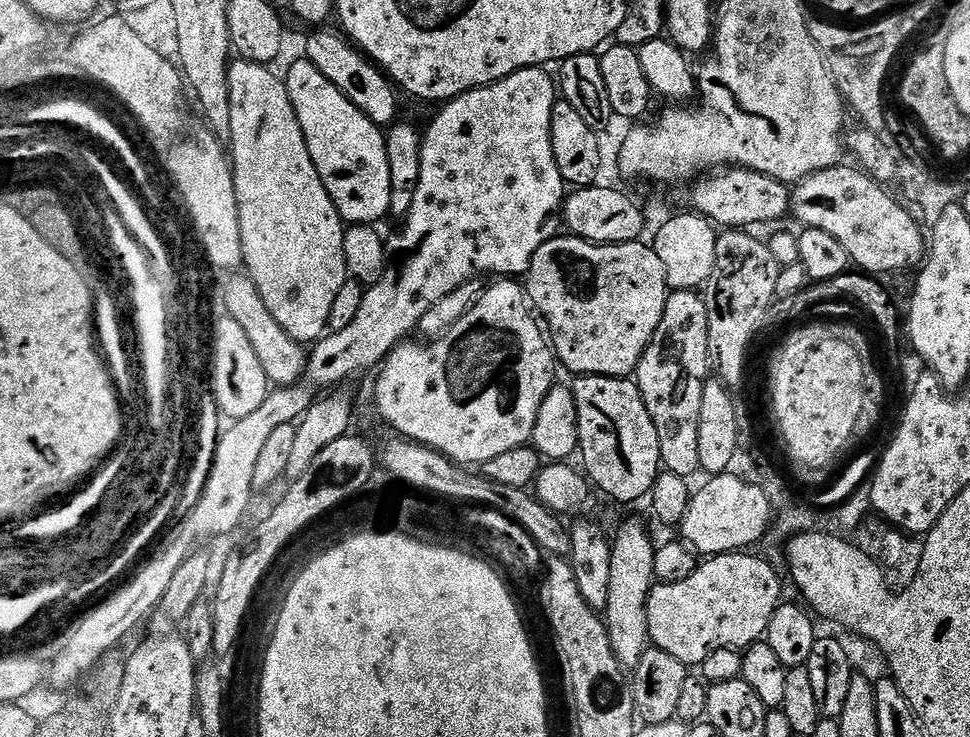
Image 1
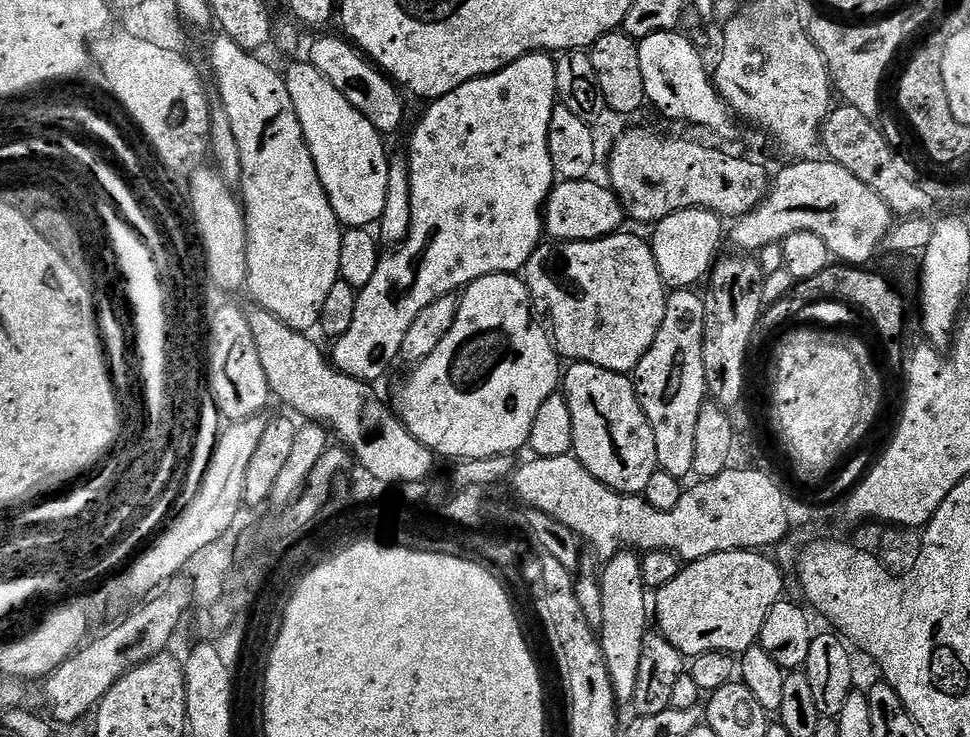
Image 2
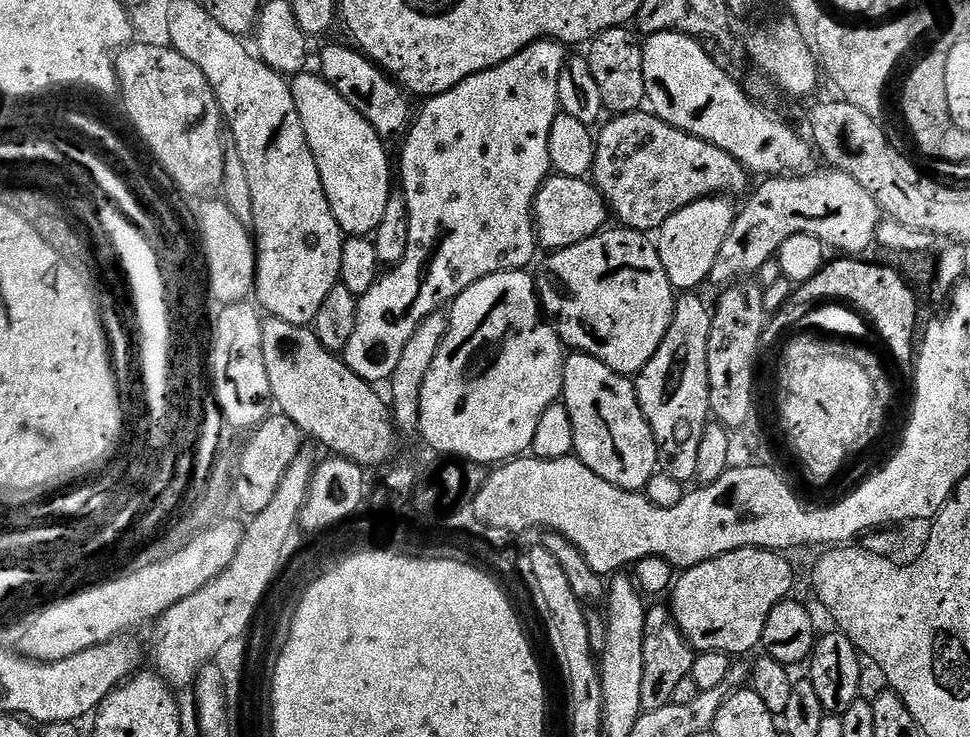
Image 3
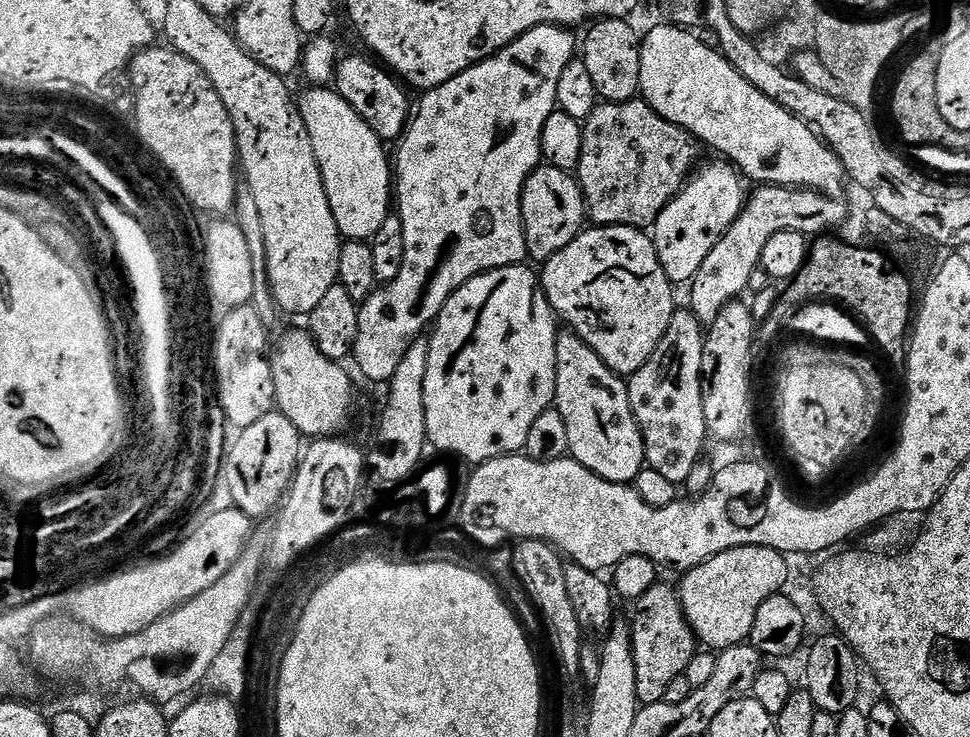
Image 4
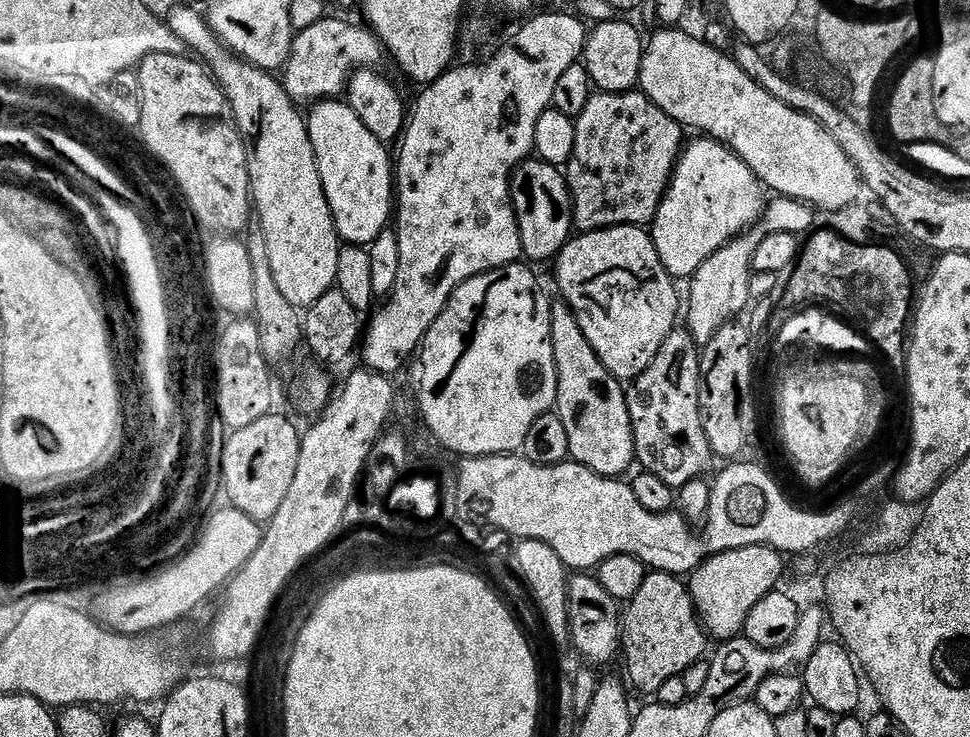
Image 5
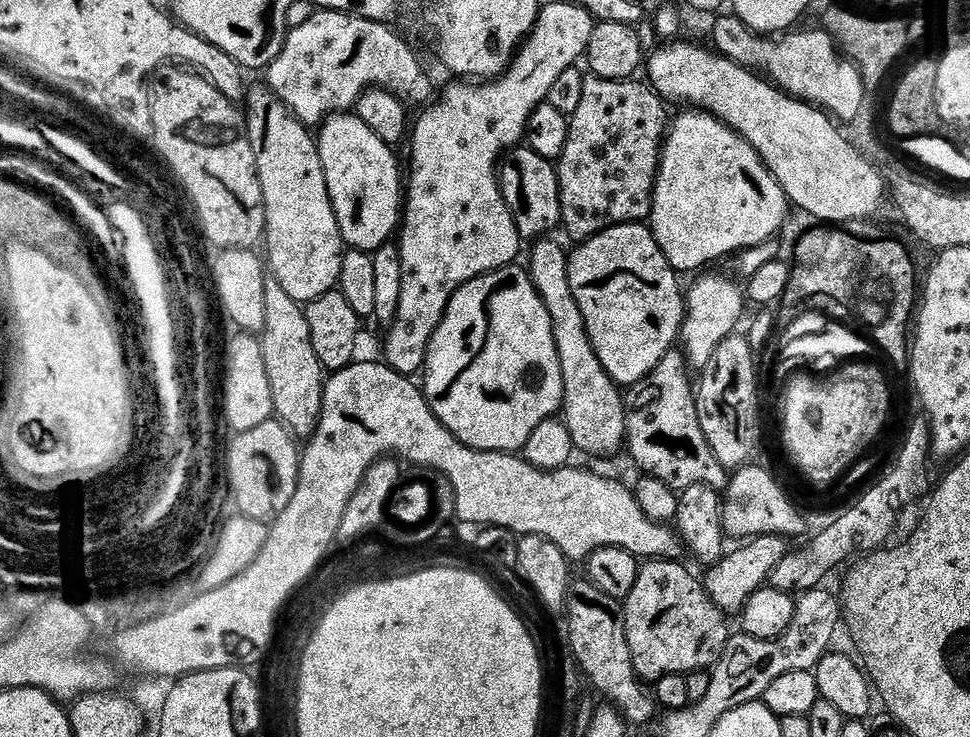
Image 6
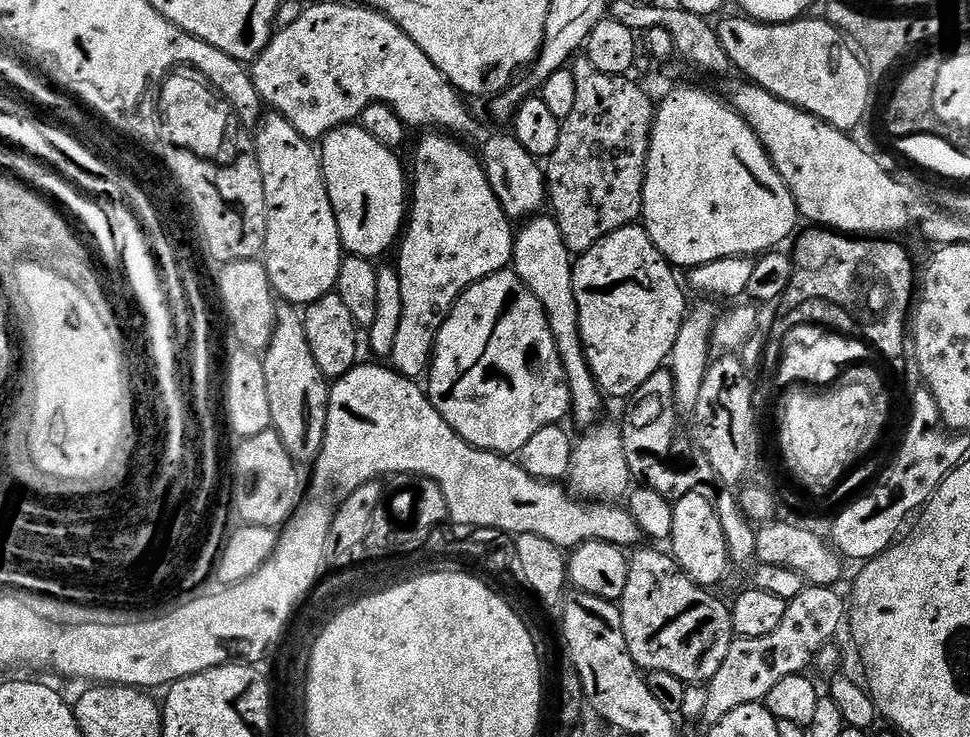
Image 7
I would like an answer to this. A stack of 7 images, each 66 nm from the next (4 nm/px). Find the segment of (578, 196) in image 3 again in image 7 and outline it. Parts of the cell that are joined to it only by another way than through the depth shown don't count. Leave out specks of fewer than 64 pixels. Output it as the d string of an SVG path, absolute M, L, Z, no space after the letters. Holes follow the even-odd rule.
M515 135L508 136L492 136L485 142L481 148L478 148L480 163L484 166L484 173L490 182L490 186L494 190L494 194L498 198L498 202L502 206L502 210L507 214L508 219L513 222L524 222L529 218L537 215L541 211L540 208L545 207L548 200L548 182L546 172L543 167L538 165L537 157L531 154L516 141Z

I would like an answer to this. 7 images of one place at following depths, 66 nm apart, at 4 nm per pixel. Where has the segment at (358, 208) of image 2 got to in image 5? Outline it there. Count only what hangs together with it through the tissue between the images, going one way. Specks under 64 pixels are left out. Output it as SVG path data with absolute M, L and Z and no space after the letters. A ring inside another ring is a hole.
M340 98L321 100L311 105L307 113L308 133L310 142L314 146L314 154L318 162L318 170L322 178L324 193L336 223L336 231L341 241L352 246L370 246L390 224L394 216L394 160L388 157L385 141L374 138L370 130L354 114L350 105Z

